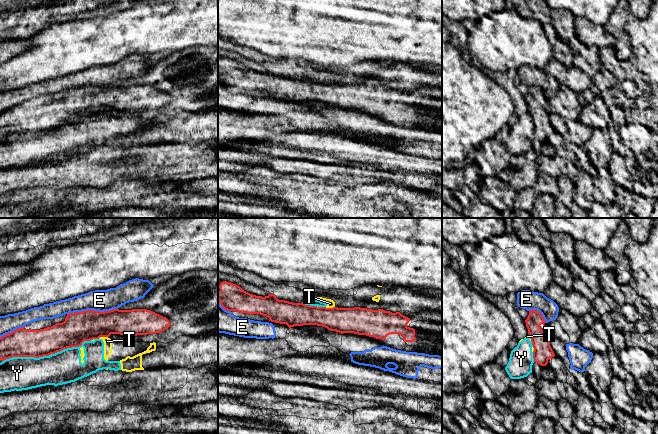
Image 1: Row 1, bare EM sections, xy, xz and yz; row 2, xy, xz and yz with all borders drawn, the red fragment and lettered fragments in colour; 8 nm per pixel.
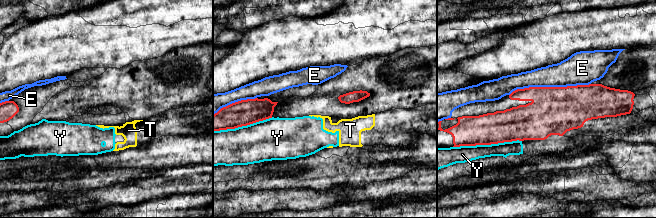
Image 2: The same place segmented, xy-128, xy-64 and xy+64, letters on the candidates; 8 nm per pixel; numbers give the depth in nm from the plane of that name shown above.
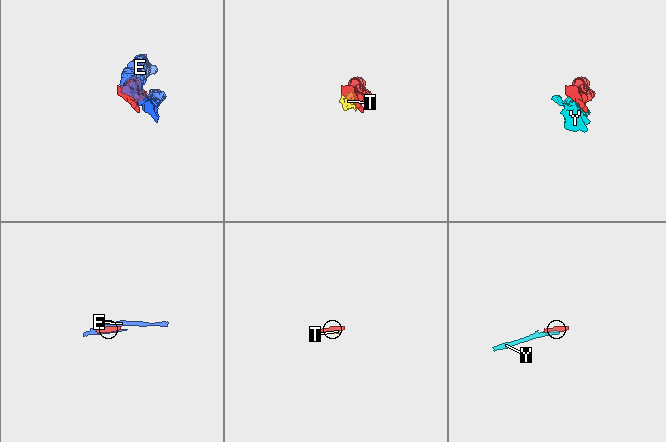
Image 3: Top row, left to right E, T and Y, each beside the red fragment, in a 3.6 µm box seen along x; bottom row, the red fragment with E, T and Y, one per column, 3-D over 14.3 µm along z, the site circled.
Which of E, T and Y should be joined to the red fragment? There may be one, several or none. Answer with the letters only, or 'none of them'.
none of them

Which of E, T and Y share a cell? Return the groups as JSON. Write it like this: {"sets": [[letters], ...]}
{"sets": [["E"], ["T", "Y"]]}

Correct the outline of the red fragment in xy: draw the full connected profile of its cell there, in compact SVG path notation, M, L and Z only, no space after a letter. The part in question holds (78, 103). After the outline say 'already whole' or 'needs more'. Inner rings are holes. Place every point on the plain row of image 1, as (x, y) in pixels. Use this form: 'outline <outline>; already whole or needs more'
outline M147 85L74 88L54 95L34 97L2 112L0 136L39 134L111 110L156 110L170 102L166 93Z; needs more

